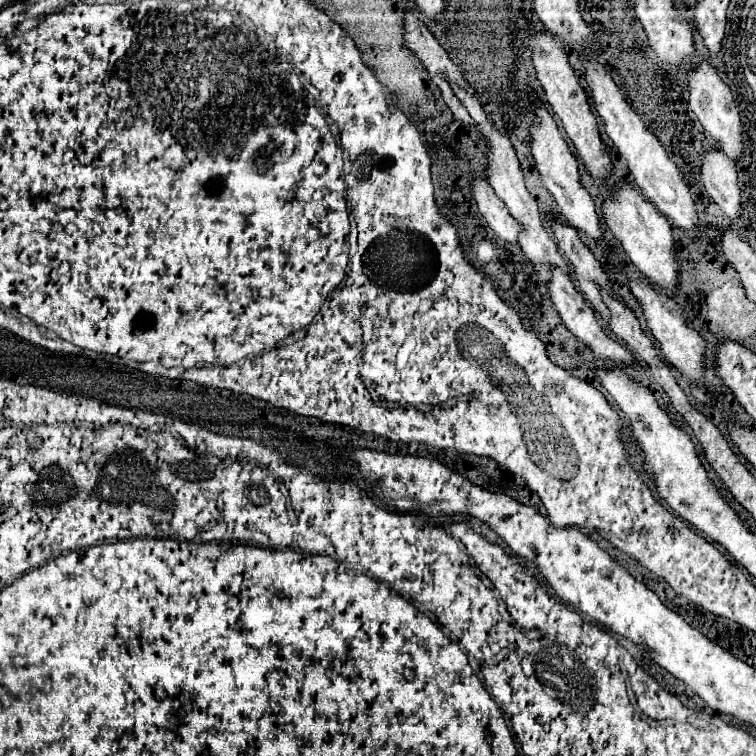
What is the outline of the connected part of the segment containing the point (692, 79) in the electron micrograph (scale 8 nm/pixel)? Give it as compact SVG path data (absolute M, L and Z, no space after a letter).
M692 62L690 70L686 72L686 82L688 82L688 104L690 110L698 116L700 124L704 126L704 130L708 134L712 134L712 138L718 142L720 148L724 148L724 152L736 160L742 154L742 140L740 140L740 114L736 110L736 102L732 98L732 92L728 88L728 84L724 84L716 72L716 68L706 62Z

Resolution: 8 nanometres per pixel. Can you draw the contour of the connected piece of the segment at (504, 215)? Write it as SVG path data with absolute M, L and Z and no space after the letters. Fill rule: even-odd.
M474 178L470 182L472 186L472 198L476 200L478 212L488 222L488 226L506 242L518 244L518 234L522 232L522 226L508 214L506 204L494 194L494 188L484 178Z

